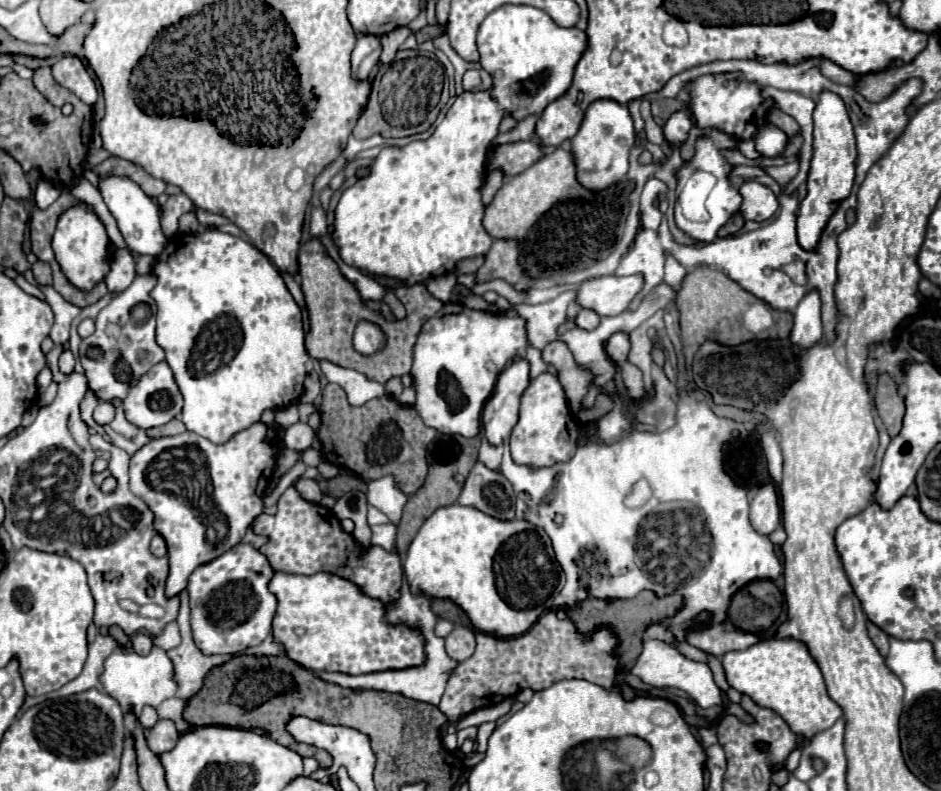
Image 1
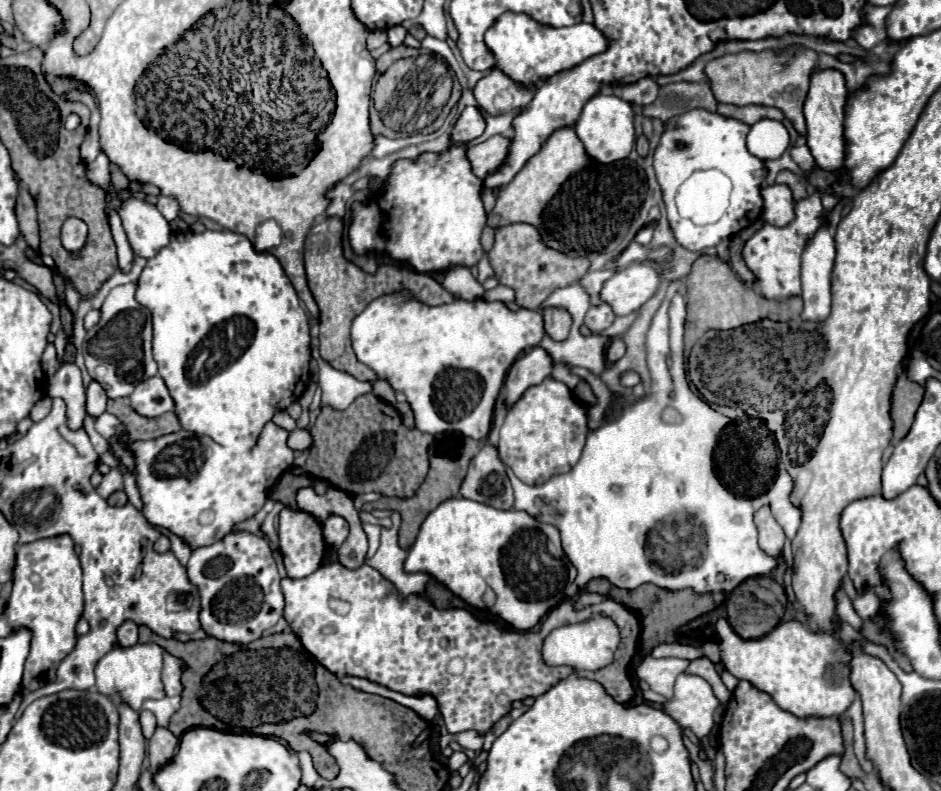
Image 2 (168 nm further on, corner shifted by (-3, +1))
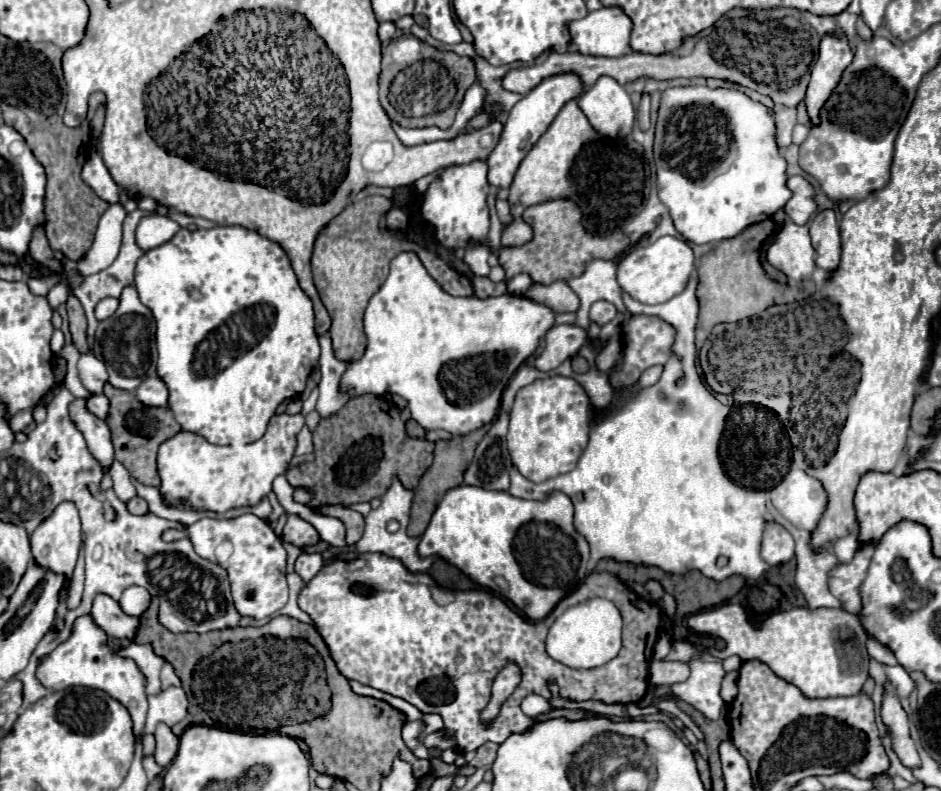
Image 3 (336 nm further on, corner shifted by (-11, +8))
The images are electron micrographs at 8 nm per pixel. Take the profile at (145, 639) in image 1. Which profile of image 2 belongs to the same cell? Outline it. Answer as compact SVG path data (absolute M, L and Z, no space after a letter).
M126 620L116 630L116 638L118 638L120 646L134 646L136 640L138 640L138 626L132 620Z

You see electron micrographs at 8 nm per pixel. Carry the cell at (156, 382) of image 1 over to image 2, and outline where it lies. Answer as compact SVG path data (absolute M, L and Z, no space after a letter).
M152 376L152 378L140 382L128 400L136 412L140 412L142 416L148 416L148 418L174 410L174 402L160 376Z

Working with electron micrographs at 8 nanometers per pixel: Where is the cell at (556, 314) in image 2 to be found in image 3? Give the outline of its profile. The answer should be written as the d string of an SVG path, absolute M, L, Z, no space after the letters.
M556 281L552 285L536 285L534 283L526 291L526 297L550 307L554 313L574 313L580 307L580 299L564 281Z

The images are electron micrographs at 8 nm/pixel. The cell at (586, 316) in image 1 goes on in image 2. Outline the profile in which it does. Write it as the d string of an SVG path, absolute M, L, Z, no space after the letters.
M602 304L602 306L592 306L588 312L586 312L586 320L584 324L590 328L590 332L598 334L602 330L606 330L612 322L614 322L614 312L608 304Z

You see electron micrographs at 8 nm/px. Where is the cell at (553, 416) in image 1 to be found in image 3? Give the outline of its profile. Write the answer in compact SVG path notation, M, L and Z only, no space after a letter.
M562 375L536 379L518 391L510 413L508 451L512 463L534 483L572 471L580 459L580 453L584 453L588 445L588 421L590 397L578 381Z

